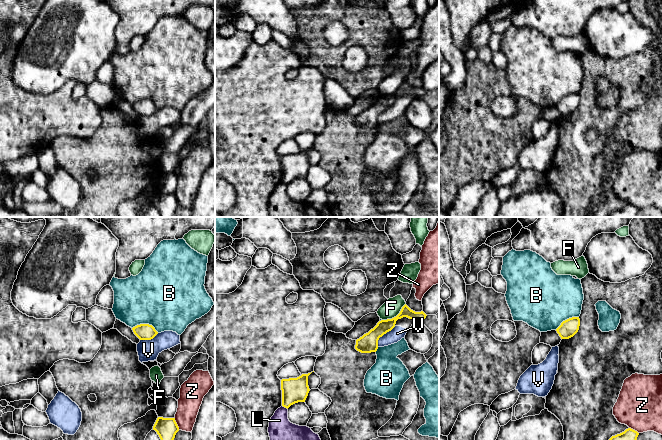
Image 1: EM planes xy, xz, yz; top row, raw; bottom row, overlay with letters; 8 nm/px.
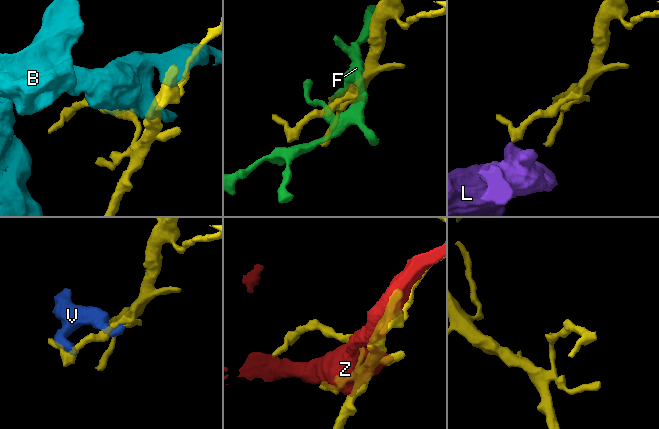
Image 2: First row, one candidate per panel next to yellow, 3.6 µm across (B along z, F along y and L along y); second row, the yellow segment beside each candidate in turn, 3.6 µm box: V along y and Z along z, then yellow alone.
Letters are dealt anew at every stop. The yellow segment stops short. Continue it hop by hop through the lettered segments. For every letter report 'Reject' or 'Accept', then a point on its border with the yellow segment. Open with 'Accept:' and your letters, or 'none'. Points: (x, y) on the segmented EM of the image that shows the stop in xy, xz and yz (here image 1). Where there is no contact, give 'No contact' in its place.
Accept: none
B: Reject. Touches yellow at xy (145, 324)
F: Reject. Touches yellow at xz (396, 316)
L: Reject. Touches yellow at xz (285, 407)
V: Reject. Touches yellow at xz (383, 334)
Z: Reject. Touches yellow at xy (176, 423)

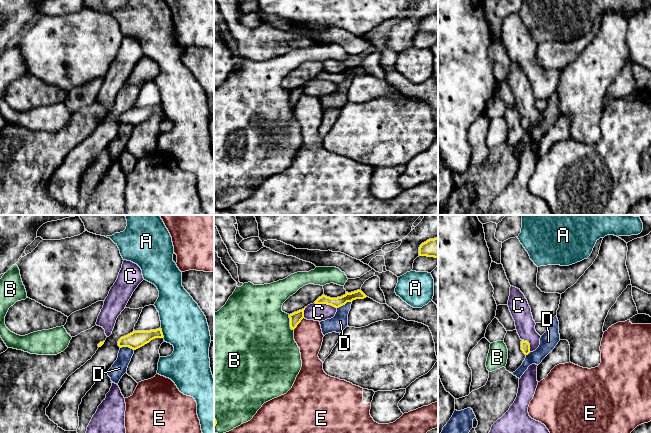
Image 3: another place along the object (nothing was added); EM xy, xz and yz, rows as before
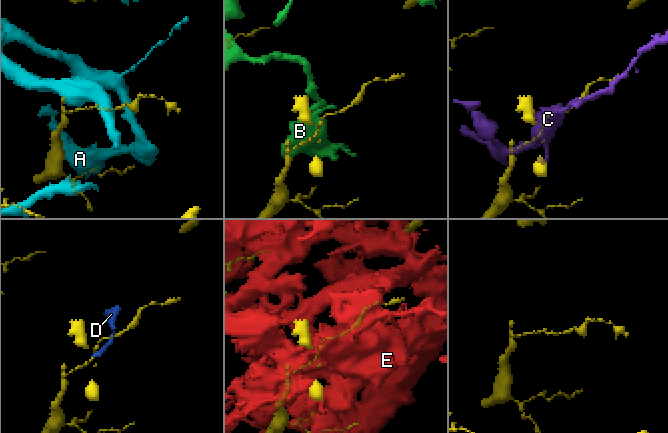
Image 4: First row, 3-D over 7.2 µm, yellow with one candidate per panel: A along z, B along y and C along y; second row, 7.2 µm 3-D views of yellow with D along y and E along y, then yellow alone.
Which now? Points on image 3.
Accept: none
A: Reject. Touches yellow at xy (161, 332)
B: Reject. Touches yellow at xz (290, 323)
C: Reject. Touches yellow at xz (325, 303)
D: Reject. Touches yellow at xz (344, 304)
E: Reject. Touches yellow at xz (299, 322)

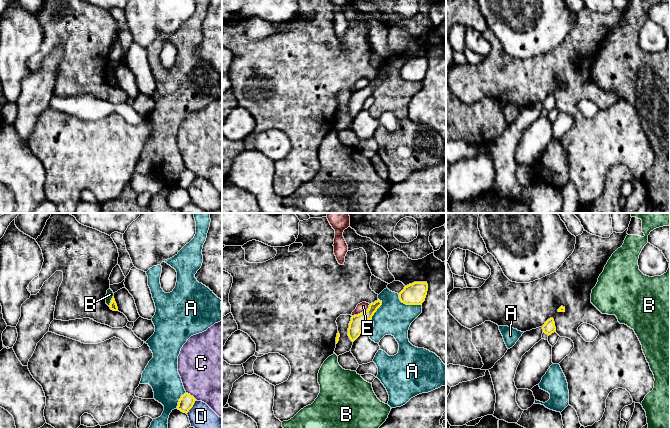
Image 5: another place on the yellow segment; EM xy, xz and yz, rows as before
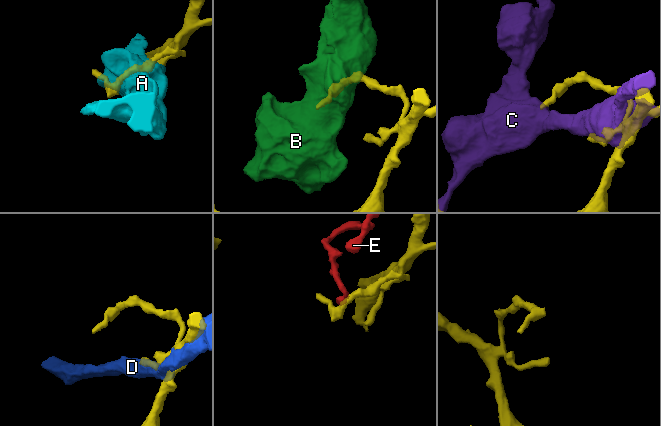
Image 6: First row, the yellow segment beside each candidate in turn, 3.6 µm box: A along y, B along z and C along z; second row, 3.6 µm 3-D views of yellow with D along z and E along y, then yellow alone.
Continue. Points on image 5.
Accept: none
A: Reject. Touches yellow at xz (408, 304)
B: Reject. Touches yellow at xy (111, 300)
C: Reject. Touches yellow at xy (190, 395)
D: Reject. Touches yellow at xy (192, 406)
E: Reject. Touches yellow at xz (362, 312)

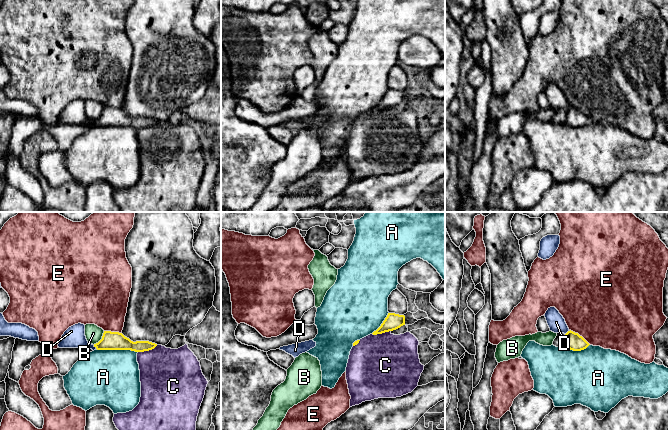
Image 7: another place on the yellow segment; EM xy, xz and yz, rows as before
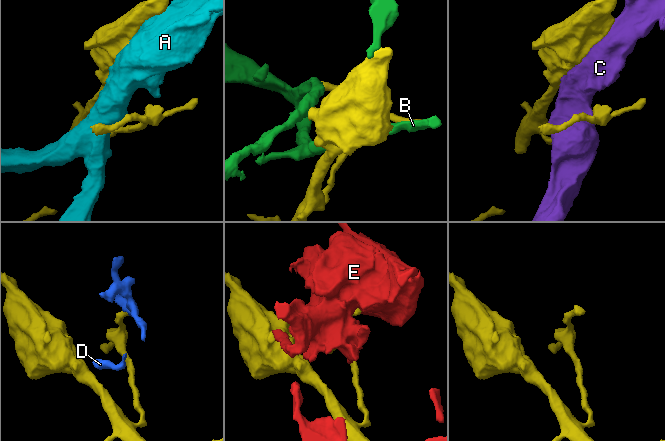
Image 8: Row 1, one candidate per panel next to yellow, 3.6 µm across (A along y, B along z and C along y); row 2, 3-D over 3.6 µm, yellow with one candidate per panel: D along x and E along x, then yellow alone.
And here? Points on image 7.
Accept: D
A: Reject. Touches yellow at xy (117, 349)
B: Reject. Touches yellow at xy (101, 339)
C: Reject. Touches yellow at xy (147, 350)
D: Accept. Touches yellow at xy (95, 346)
E: Reject. Touches yellow at yz (579, 335)

